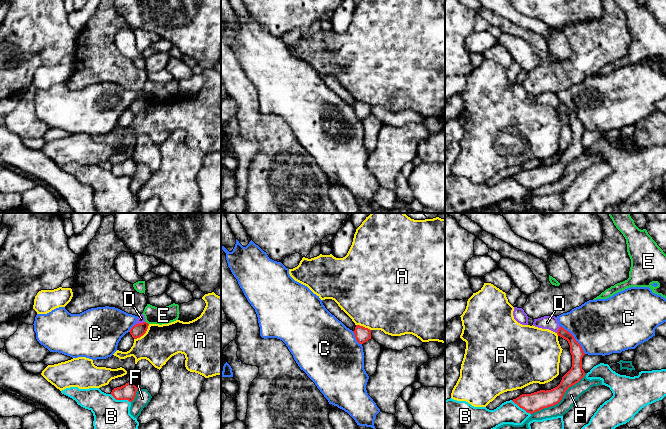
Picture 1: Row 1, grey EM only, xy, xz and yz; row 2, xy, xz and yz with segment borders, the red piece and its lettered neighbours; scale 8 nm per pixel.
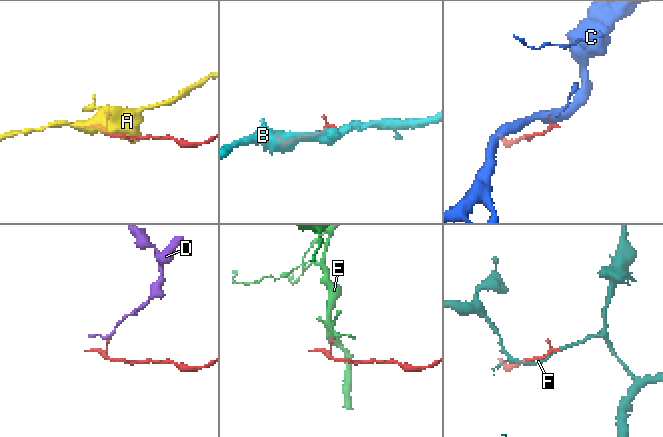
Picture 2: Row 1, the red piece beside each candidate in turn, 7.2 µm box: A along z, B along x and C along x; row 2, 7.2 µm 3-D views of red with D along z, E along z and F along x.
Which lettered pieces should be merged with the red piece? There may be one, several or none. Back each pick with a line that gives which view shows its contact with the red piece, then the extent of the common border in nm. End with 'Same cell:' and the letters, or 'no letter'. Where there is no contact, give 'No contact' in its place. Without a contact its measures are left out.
Same cell: no letter

